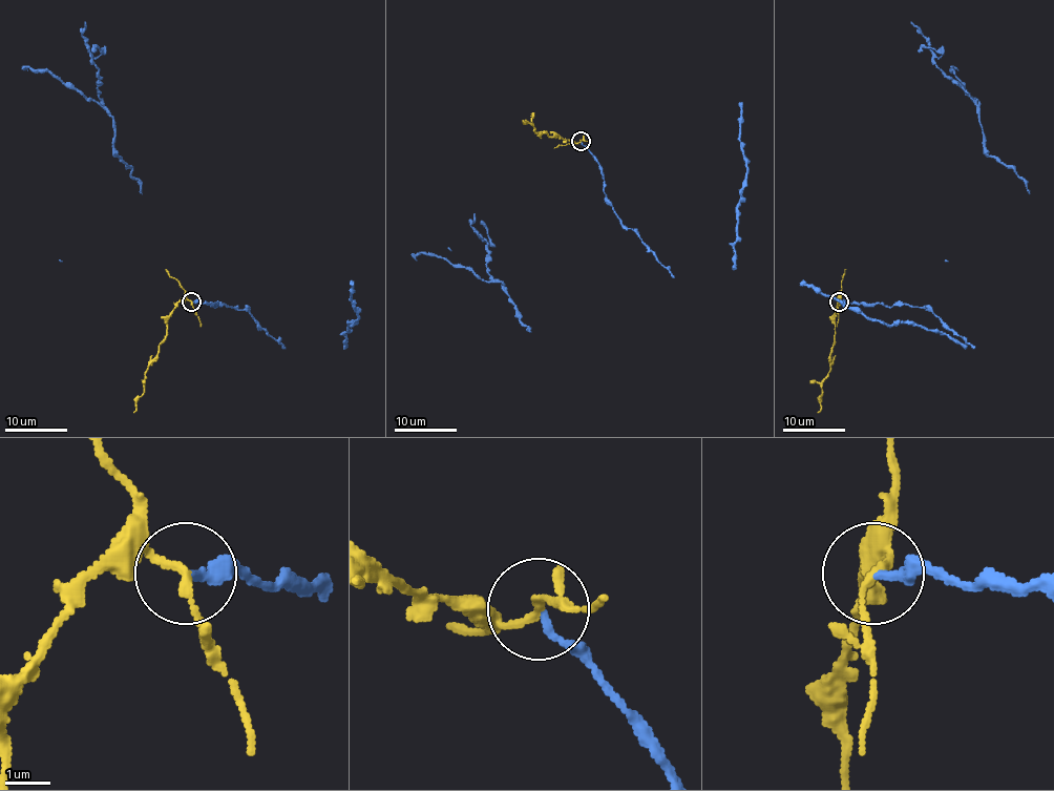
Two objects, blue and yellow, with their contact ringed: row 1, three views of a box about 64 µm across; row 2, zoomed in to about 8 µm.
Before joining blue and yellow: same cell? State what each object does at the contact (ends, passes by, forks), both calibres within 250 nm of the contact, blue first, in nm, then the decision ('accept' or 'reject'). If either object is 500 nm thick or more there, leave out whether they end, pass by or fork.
blue ends | yellow passes by | 170/150 nm | reject

